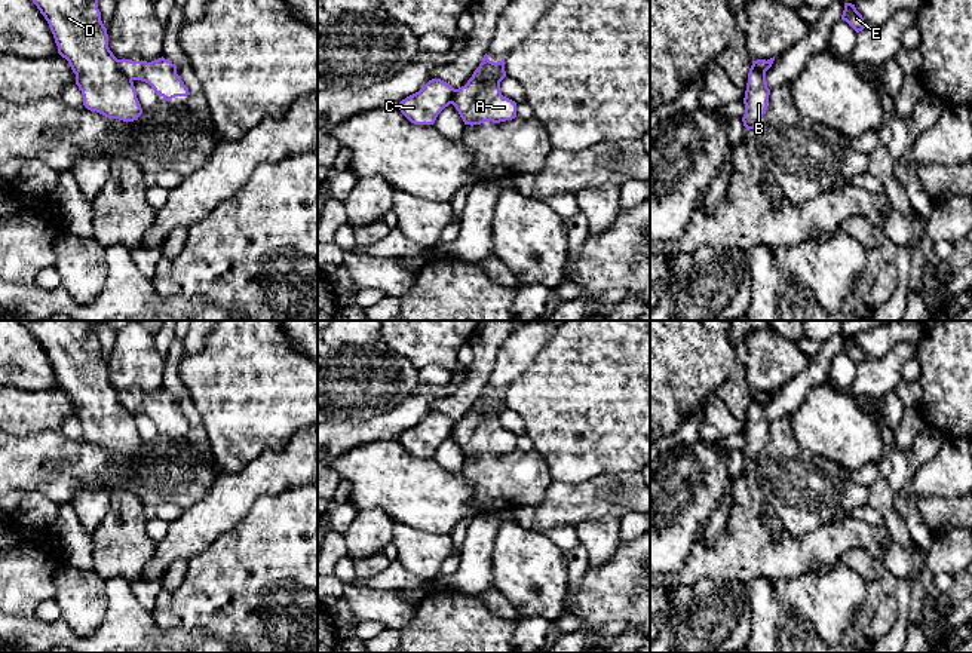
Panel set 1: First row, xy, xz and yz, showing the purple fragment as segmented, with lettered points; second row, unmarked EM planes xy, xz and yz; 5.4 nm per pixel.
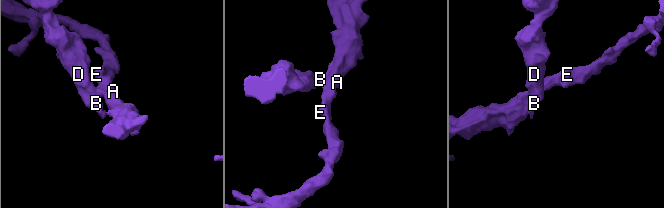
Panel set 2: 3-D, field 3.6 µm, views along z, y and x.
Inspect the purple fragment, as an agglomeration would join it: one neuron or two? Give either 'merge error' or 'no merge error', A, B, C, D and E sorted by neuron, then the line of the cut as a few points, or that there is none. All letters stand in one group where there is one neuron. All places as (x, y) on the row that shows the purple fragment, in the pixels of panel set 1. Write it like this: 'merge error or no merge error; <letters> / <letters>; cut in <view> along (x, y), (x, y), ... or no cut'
merge error; A E / B C D; cut in xy along (117, 60), (117, 67), (131, 80)

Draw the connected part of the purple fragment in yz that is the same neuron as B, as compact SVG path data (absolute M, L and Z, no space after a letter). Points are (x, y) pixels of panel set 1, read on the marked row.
M752 61L743 98L745 114L742 122L746 129L757 131L761 117L766 114L769 95L770 89L766 83L766 73L758 70L755 61Z

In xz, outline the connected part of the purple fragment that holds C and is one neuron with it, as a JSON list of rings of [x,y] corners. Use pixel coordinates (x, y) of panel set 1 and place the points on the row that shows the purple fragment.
[[[441,79],[429,80],[418,92],[407,96],[398,105],[414,125],[433,125],[438,114],[448,107],[456,89]]]

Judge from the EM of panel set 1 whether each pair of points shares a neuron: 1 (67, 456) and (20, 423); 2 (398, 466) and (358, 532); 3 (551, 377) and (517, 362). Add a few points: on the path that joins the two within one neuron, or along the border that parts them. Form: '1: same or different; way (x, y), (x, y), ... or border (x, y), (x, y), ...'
1: different; border (57, 431), (40, 431), (15, 437)
2: different; border (359, 509), (383, 509), (396, 523)
3: different; border (551, 339), (533, 362), (505, 391)

